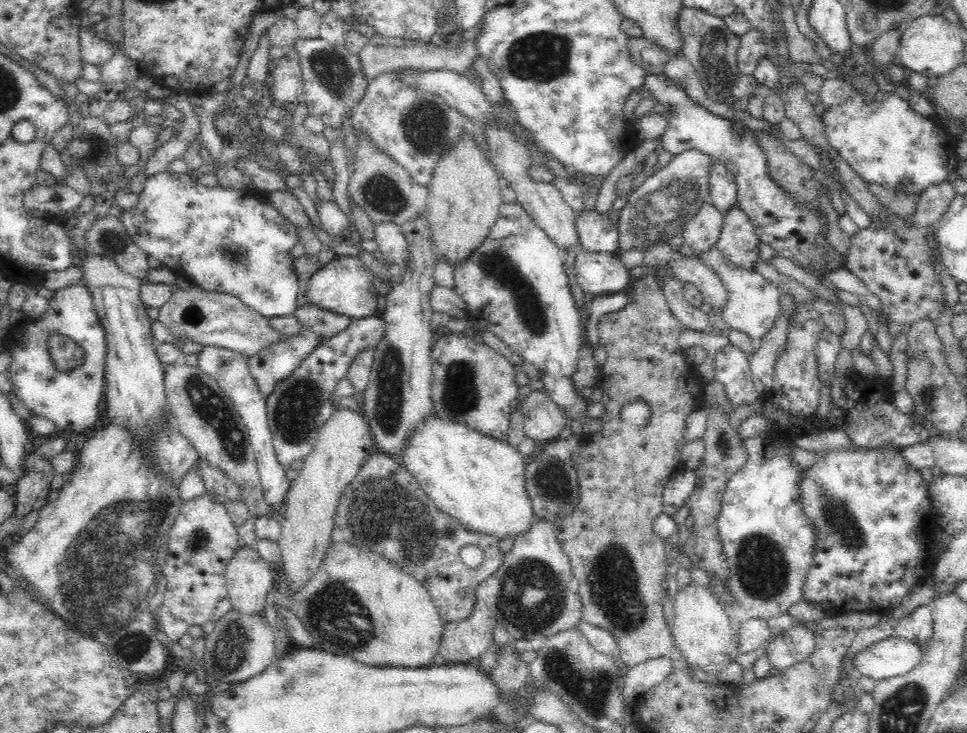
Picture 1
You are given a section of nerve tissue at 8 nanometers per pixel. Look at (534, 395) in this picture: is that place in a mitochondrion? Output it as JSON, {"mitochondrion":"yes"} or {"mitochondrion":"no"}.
{"mitochondrion":"no"}

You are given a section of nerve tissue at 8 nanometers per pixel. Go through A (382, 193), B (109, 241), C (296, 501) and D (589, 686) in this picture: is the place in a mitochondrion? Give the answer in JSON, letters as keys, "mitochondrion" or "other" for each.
{"A":"mitochondrion","B":"mitochondrion","C":"other","D":"mitochondrion"}

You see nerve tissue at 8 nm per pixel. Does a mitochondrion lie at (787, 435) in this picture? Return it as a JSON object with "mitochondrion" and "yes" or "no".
{"mitochondrion":"no"}

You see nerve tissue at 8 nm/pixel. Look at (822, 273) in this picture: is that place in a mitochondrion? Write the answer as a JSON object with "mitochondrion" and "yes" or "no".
{"mitochondrion":"no"}

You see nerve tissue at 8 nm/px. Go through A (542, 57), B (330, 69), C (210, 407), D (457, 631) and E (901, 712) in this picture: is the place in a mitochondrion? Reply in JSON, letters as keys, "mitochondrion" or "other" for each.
{"A":"mitochondrion","B":"mitochondrion","C":"mitochondrion","D":"other","E":"mitochondrion"}

